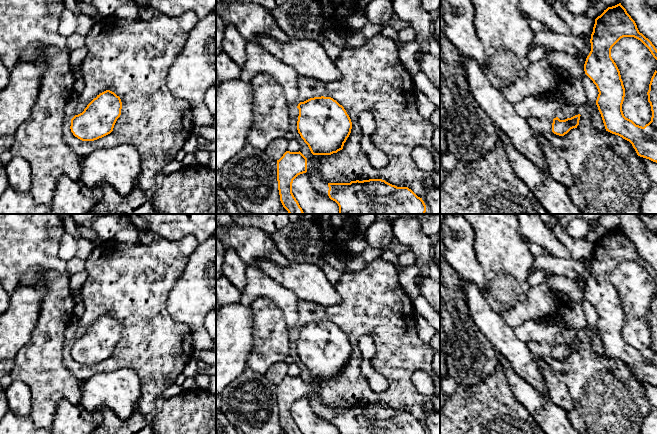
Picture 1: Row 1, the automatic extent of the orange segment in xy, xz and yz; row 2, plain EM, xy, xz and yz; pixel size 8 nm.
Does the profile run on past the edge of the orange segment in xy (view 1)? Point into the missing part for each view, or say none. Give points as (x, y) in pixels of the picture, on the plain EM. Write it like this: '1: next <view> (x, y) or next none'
1: next none

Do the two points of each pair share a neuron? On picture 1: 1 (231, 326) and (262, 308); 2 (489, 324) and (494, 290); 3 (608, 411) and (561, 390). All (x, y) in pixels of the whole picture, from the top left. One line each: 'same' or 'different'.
1: different
2: different
3: different

